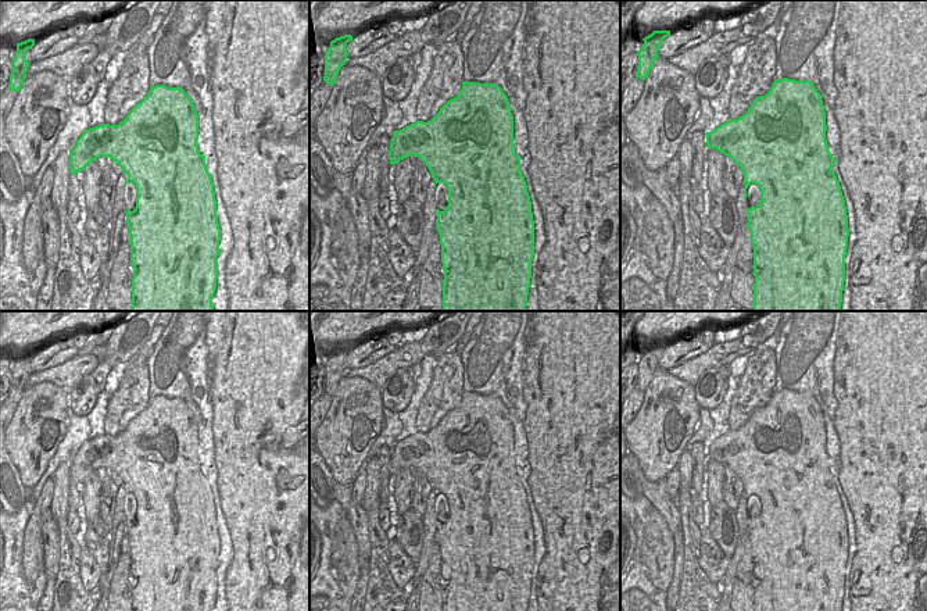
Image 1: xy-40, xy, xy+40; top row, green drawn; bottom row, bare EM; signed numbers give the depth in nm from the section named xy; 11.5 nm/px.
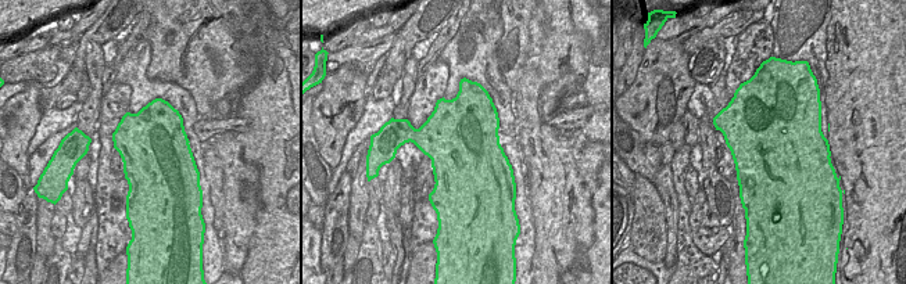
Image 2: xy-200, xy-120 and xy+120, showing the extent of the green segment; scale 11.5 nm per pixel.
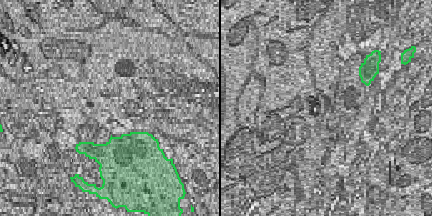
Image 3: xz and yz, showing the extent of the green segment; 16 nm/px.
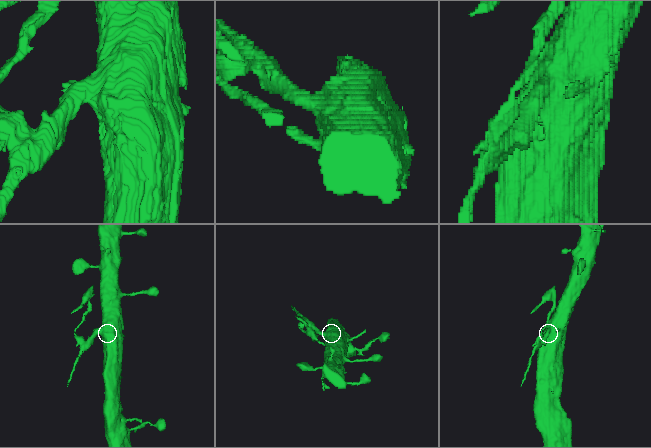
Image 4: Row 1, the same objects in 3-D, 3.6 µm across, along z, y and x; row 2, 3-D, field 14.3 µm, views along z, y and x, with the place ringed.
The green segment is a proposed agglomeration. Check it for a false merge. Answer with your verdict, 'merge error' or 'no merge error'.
merge error

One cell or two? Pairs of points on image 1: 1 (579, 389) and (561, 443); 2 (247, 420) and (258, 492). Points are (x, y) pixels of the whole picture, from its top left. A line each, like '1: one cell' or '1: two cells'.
1: one cell
2: one cell

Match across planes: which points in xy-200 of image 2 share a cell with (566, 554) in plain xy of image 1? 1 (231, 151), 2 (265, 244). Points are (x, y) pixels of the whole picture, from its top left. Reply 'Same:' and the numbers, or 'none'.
Same: 1

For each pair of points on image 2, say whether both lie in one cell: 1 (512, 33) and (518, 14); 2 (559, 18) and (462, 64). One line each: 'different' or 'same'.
1: same
2: different

